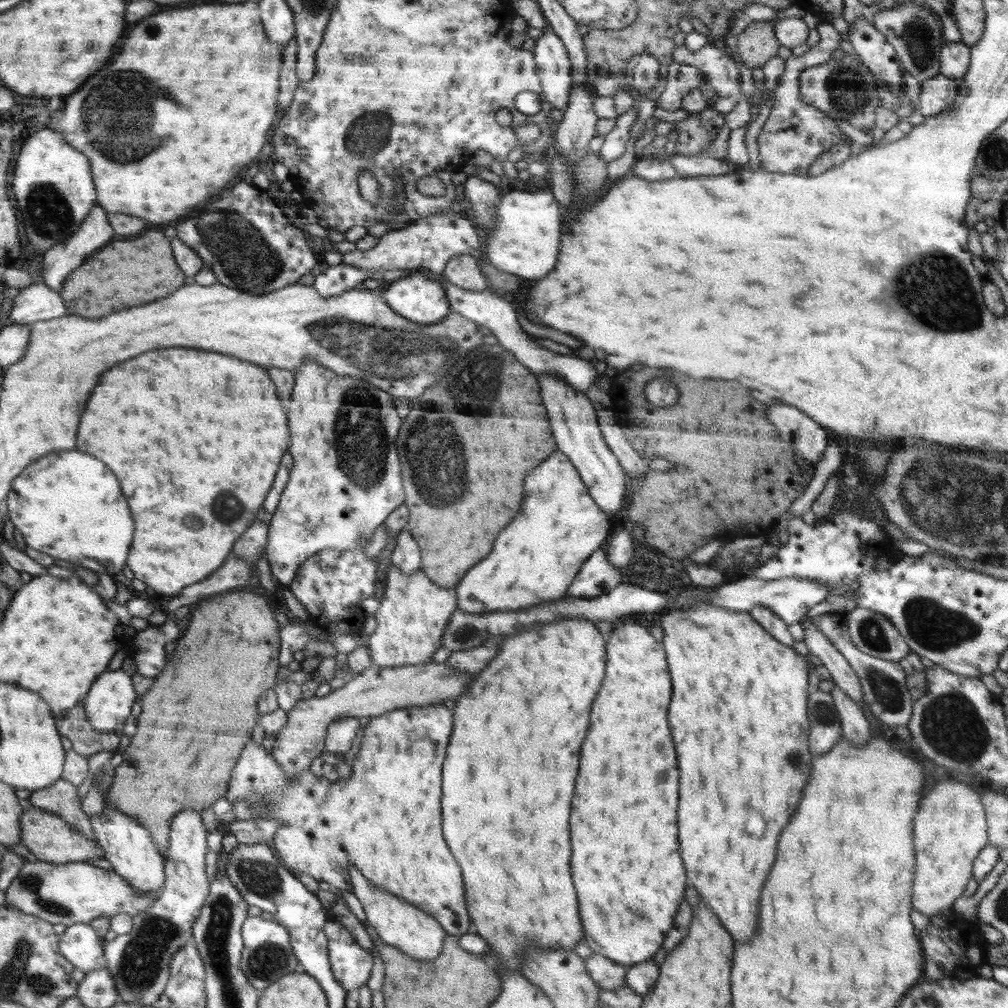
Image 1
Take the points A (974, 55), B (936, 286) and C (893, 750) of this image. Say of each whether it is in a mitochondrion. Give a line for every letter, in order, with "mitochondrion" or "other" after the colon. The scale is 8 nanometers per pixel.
A: other
B: mitochondrion
C: other

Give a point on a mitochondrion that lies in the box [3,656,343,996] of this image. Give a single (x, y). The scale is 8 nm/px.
(260, 877)

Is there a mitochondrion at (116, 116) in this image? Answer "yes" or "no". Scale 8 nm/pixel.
yes

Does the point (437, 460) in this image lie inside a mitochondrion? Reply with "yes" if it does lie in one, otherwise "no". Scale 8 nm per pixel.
yes

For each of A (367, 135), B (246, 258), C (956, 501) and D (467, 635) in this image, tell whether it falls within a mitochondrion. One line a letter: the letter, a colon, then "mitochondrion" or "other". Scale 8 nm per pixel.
A: mitochondrion
B: mitochondrion
C: mitochondrion
D: mitochondrion

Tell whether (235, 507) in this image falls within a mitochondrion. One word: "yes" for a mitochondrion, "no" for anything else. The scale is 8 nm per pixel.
yes

